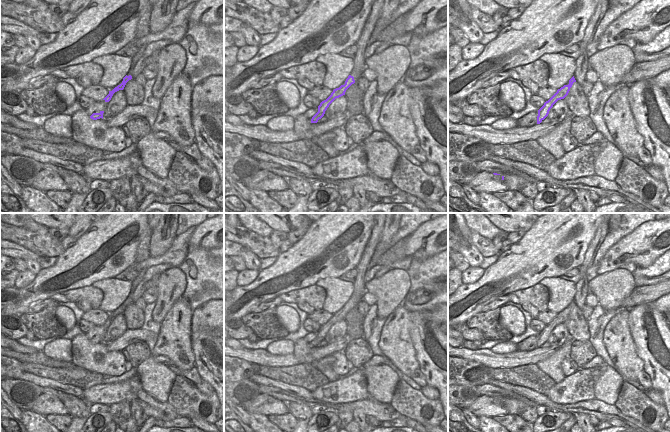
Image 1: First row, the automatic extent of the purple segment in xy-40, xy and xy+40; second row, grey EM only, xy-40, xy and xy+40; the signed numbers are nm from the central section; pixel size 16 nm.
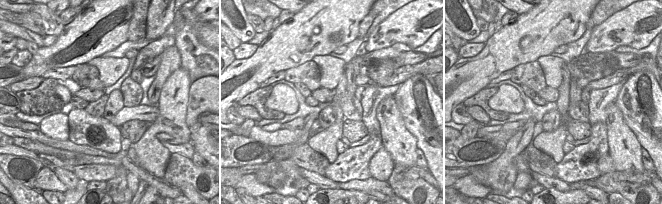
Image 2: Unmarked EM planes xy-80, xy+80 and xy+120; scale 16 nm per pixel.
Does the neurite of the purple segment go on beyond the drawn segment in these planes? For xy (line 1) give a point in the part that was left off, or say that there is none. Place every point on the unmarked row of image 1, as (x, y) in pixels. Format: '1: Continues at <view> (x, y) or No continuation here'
1: No continuation here

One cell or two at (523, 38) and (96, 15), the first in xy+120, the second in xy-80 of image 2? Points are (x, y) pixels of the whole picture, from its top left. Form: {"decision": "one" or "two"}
{"decision": "one"}

